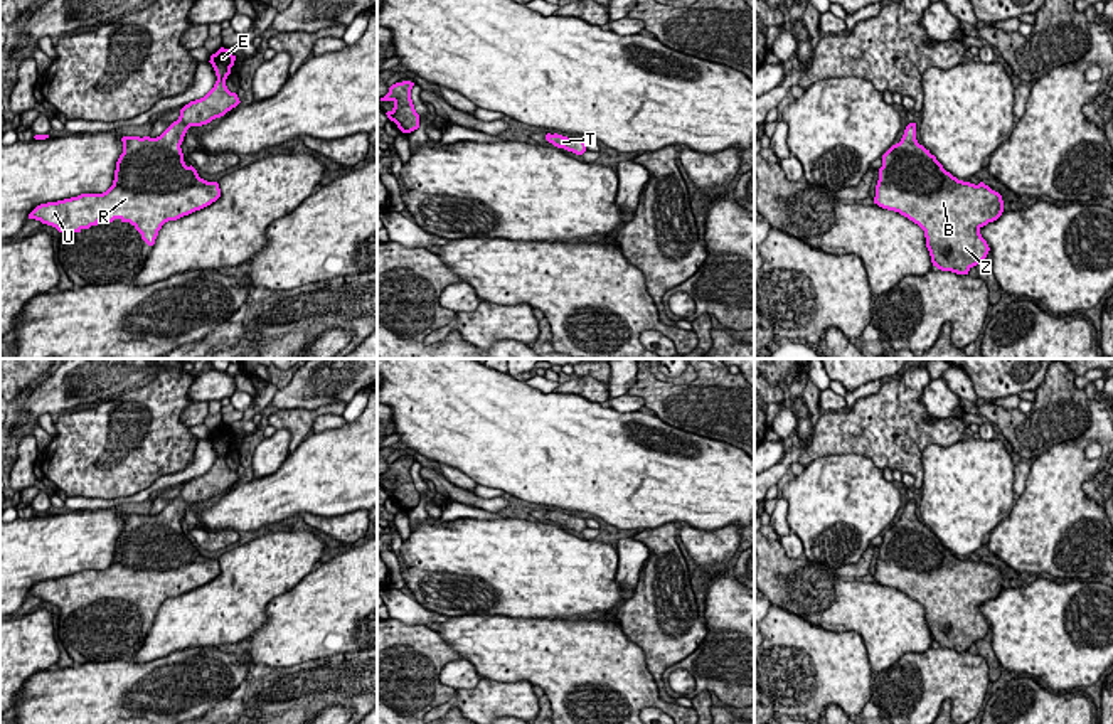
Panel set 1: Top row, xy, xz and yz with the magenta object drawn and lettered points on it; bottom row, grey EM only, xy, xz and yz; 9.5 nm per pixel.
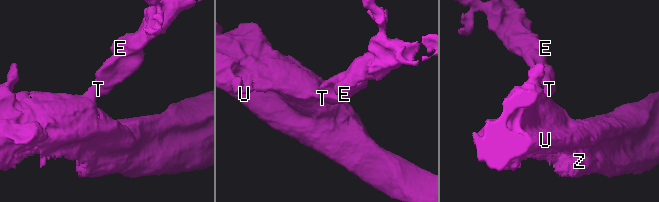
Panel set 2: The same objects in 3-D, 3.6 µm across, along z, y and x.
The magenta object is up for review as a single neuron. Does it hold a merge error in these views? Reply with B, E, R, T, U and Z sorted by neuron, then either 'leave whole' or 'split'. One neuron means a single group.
groups B E R T U Z; leave whole

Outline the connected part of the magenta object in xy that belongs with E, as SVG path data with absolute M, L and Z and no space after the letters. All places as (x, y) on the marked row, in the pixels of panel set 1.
M221 47L210 56L217 81L200 99L180 109L180 116L160 136L123 136L113 185L103 194L37 205L29 219L72 236L99 222L130 222L141 239L153 246L162 226L200 210L221 197L217 182L207 182L187 167L182 141L190 126L202 126L224 116L241 101L226 86L236 56Z

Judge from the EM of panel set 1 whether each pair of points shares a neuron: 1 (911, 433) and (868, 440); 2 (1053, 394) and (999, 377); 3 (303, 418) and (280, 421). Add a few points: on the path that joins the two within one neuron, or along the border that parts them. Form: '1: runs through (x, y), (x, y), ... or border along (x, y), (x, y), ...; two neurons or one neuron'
1: runs through (901, 433), (878, 440); one neuron
2: border along (1046, 376), (1034, 389); two neurons
3: runs through (298, 420), (285, 420); one neuron

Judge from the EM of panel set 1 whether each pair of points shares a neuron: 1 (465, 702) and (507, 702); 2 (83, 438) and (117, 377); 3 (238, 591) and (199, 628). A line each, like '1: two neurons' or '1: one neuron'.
1: one neuron
2: two neurons
3: one neuron

